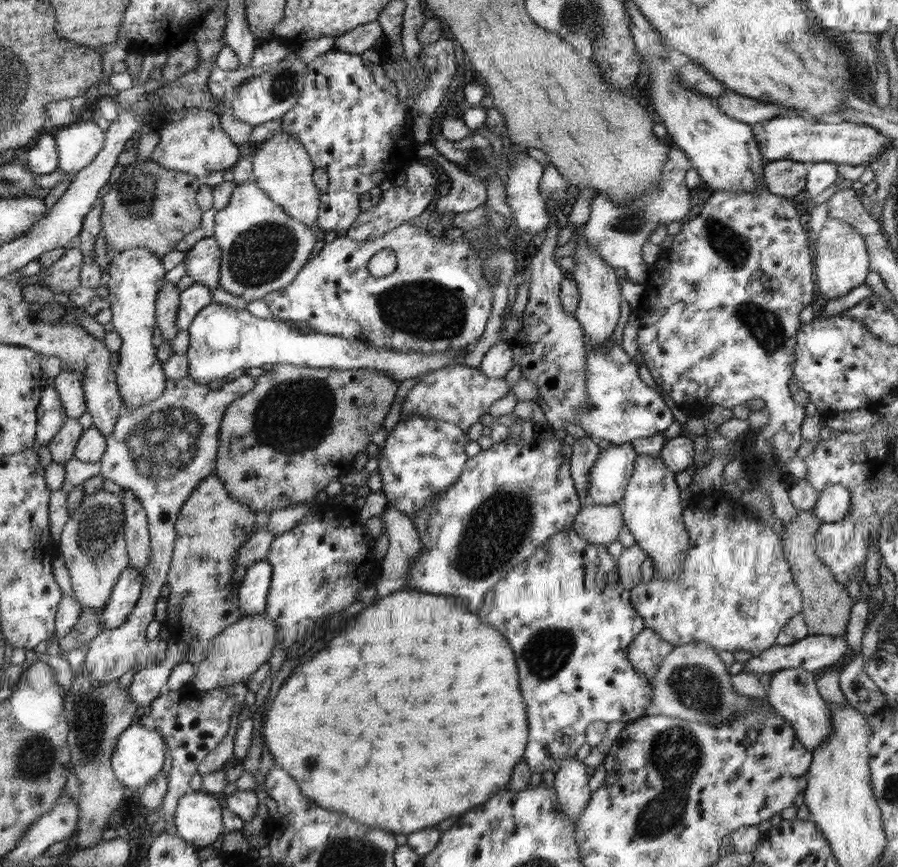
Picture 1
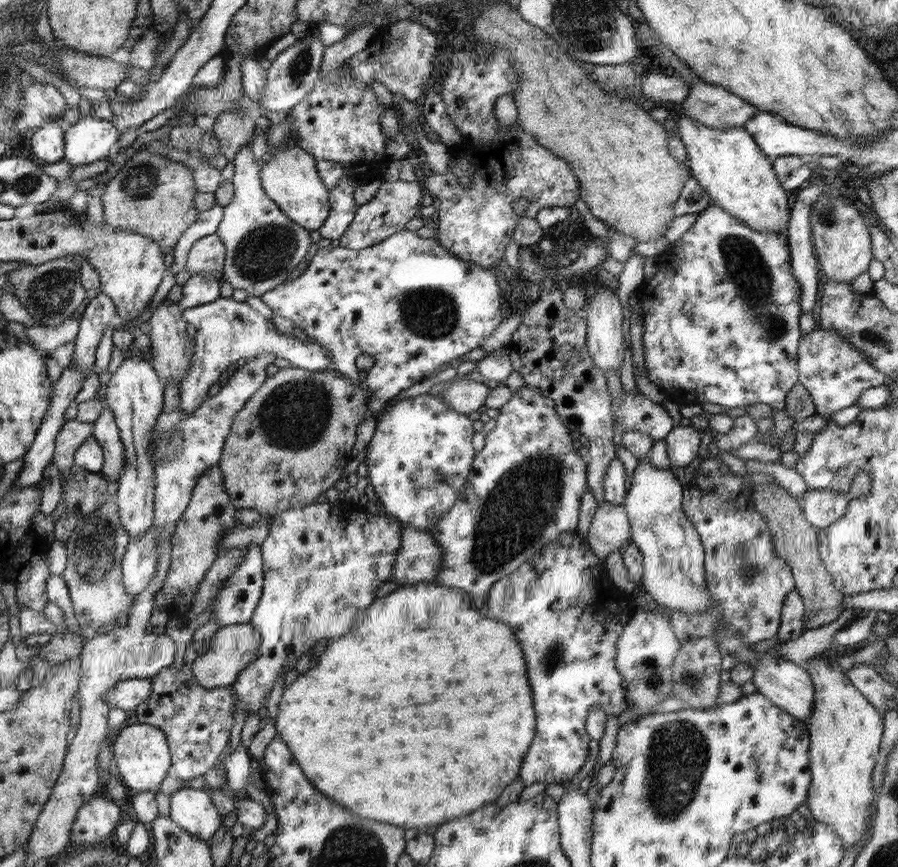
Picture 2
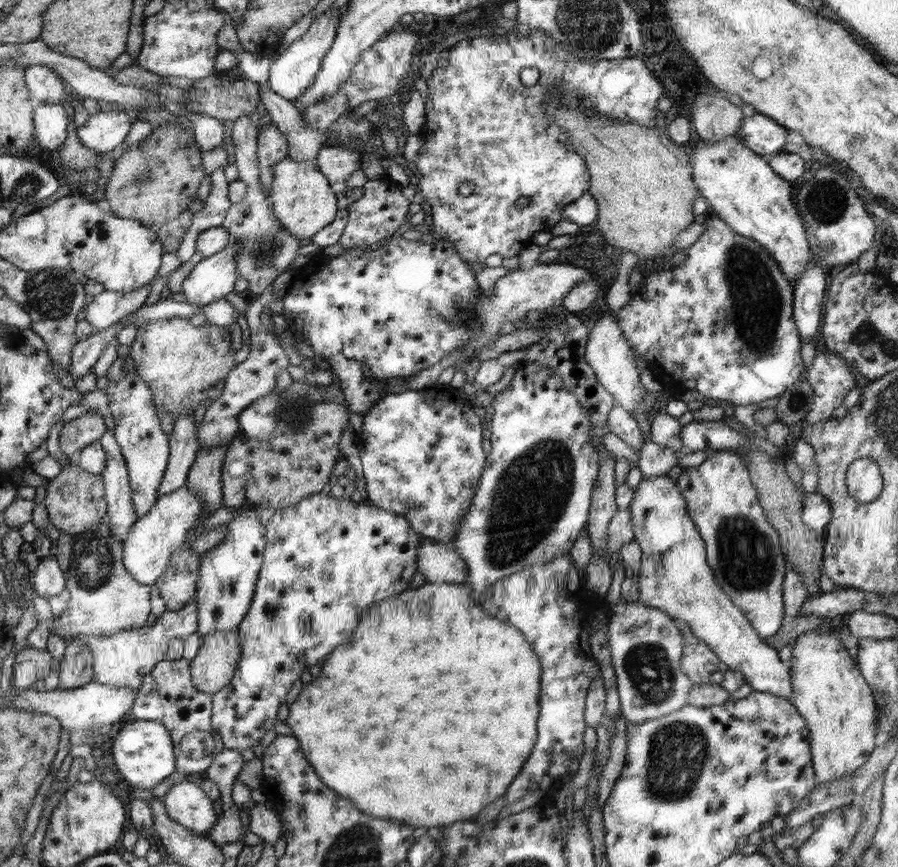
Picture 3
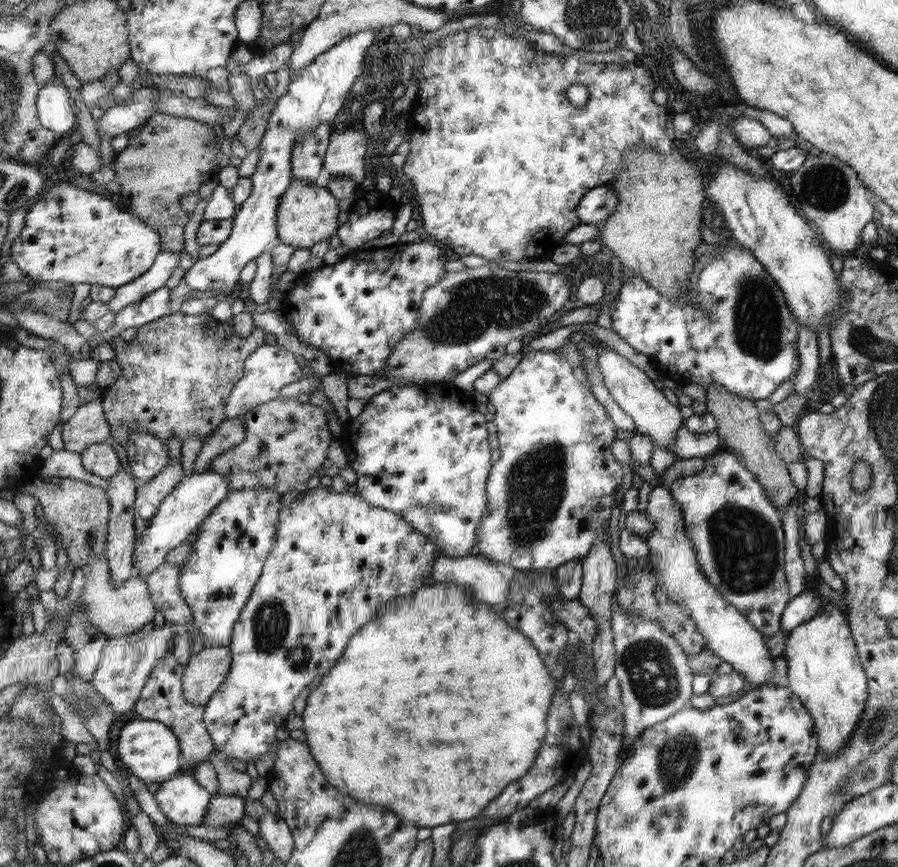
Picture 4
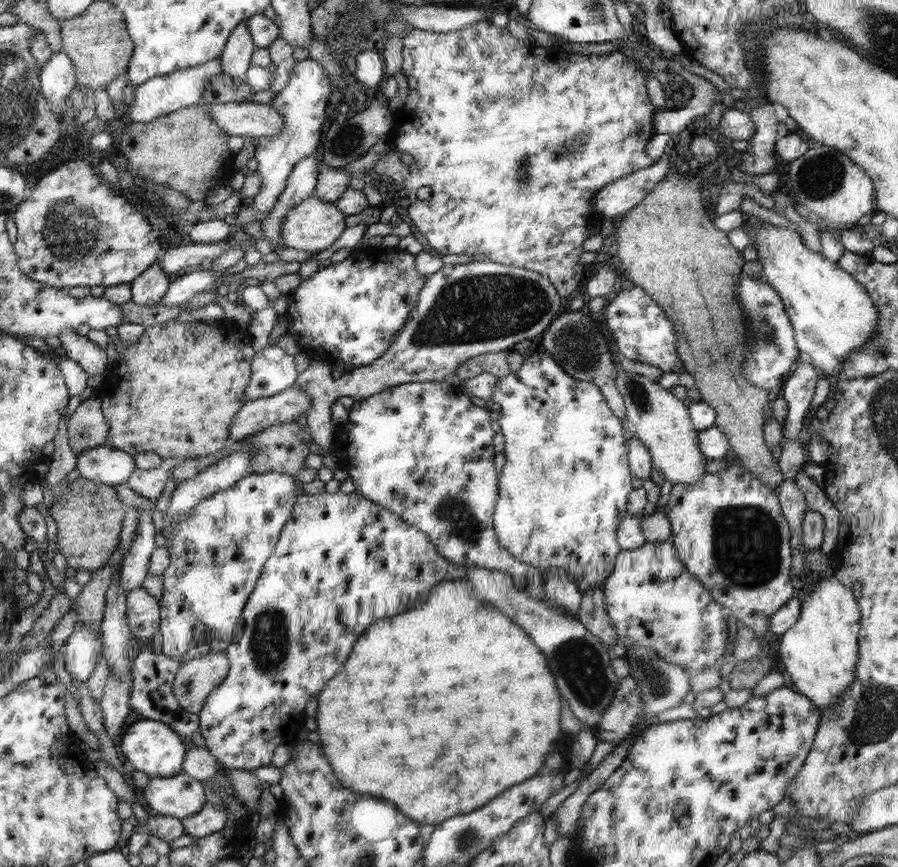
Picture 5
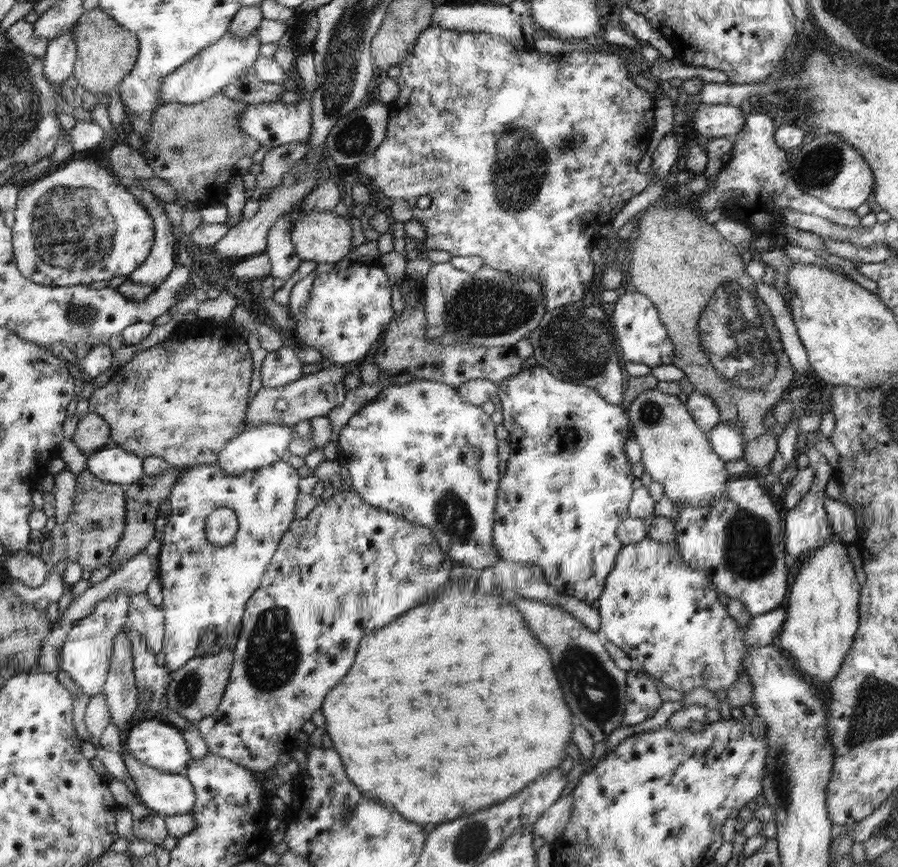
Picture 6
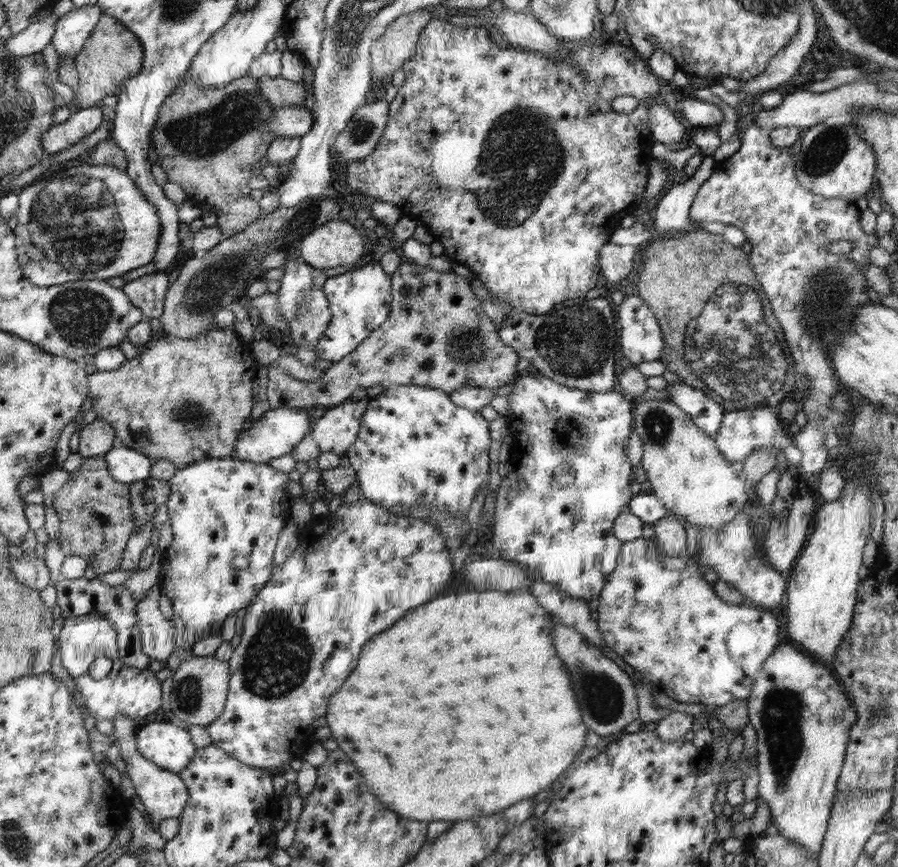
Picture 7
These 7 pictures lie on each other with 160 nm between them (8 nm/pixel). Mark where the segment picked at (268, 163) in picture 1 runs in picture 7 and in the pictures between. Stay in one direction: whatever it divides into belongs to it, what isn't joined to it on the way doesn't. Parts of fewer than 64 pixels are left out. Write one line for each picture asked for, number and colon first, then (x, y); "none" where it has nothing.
2: (291, 179)
3: (303, 201)
4: (308, 214)
5: (313, 226)
6: (321, 236)
7: (336, 243)

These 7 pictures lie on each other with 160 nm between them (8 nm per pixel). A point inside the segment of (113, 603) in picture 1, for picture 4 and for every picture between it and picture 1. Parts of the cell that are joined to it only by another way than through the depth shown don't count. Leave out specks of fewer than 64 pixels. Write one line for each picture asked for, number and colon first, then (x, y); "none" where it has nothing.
2: (139, 563)
3: (147, 550)
4: (193, 499)

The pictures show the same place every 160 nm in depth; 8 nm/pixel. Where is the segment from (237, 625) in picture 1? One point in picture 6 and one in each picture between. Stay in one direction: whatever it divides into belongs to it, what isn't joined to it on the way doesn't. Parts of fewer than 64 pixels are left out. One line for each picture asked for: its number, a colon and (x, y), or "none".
2: (231, 650)
3: (213, 668)
4: (208, 669)
5: (197, 678)
6: (196, 690)

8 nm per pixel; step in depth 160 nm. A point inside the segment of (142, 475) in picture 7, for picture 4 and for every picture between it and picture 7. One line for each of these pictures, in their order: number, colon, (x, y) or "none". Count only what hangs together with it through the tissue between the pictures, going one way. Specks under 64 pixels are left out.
4: (101, 459)
5: (104, 464)
6: (113, 464)

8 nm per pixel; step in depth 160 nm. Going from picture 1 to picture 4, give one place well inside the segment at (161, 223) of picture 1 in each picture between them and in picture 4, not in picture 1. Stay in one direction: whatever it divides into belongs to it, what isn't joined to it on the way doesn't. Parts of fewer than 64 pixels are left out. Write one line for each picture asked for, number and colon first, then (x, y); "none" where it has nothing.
2: (151, 194)
3: (154, 181)
4: (168, 158)

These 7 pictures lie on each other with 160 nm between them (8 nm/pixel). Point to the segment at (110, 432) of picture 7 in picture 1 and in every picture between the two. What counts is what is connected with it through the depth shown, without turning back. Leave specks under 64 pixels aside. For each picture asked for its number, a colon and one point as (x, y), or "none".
1: (63, 446)
2: (73, 434)
3: (89, 428)
4: (89, 425)
5: (88, 428)
6: (93, 433)

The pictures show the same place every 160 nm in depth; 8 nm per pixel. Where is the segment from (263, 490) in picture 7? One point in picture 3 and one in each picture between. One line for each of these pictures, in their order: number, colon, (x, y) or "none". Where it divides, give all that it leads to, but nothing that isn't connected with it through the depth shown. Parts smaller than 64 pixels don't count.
3: (228, 573)
4: (228, 555)
5: (217, 553)
6: (204, 585)

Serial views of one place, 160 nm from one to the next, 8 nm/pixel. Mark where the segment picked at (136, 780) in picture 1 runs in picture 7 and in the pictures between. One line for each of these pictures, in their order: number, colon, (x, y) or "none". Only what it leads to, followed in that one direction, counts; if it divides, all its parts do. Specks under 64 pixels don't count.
2: (141, 753)
3: (143, 753)
4: (149, 749)
5: (151, 746)
6: (153, 742)
7: (172, 748)

